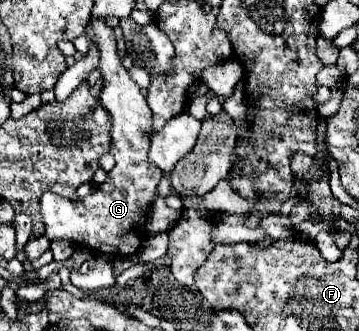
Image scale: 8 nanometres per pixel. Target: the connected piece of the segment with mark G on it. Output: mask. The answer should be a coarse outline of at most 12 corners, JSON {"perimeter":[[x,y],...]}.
{"perimeter":[[113,29],[101,51],[115,167],[85,199],[45,191],[45,237],[135,255],[163,171],[147,159],[151,109]]}

